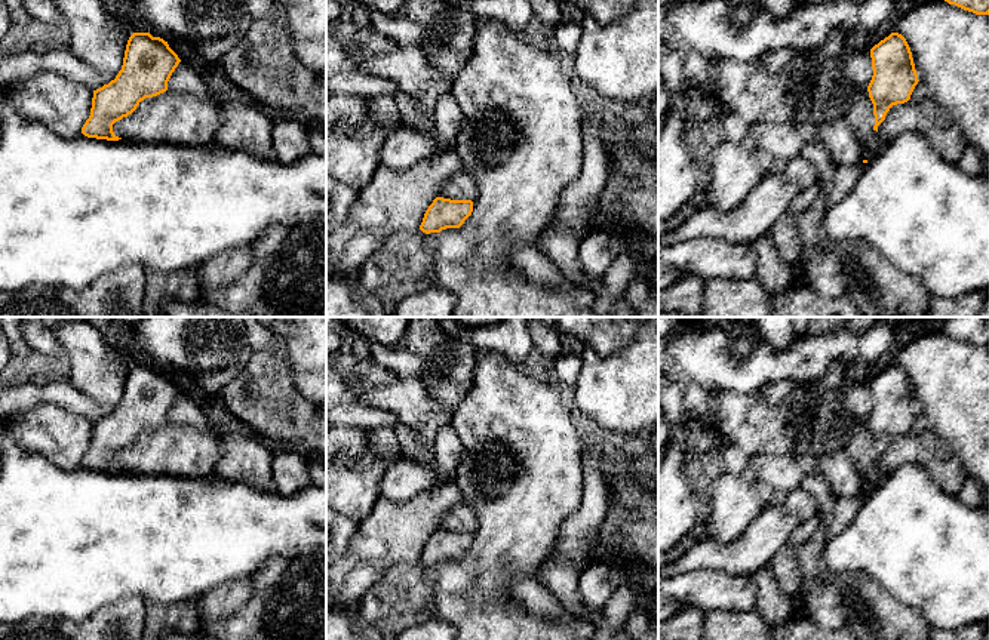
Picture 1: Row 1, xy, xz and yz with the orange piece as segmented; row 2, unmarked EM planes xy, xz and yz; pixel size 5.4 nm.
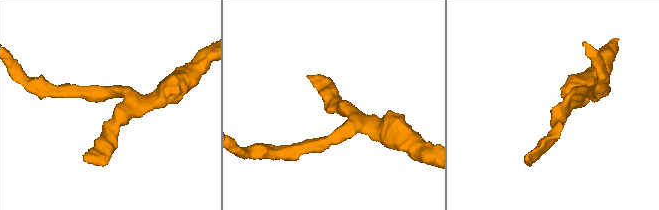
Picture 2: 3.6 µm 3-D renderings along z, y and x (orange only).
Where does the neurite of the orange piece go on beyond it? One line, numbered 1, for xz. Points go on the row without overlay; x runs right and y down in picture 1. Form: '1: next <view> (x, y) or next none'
1: next none

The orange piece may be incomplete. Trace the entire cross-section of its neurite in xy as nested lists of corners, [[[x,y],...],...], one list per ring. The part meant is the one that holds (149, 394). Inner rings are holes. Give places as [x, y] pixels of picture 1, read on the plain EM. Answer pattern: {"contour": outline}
{"contour": [[[133,364],[114,412],[93,422],[90,447],[82,459],[87,470],[119,473],[113,456],[132,446],[141,433],[168,422],[181,391],[168,373],[150,364]]]}

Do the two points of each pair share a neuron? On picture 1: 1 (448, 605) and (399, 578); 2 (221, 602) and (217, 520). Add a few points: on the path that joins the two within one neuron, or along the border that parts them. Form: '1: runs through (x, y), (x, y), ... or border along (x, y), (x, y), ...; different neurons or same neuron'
1: border along (454, 593), (445, 594), (438, 600), (433, 617); different neurons
2: border along (252, 577), (221, 584), (209, 590), (197, 602); different neurons

